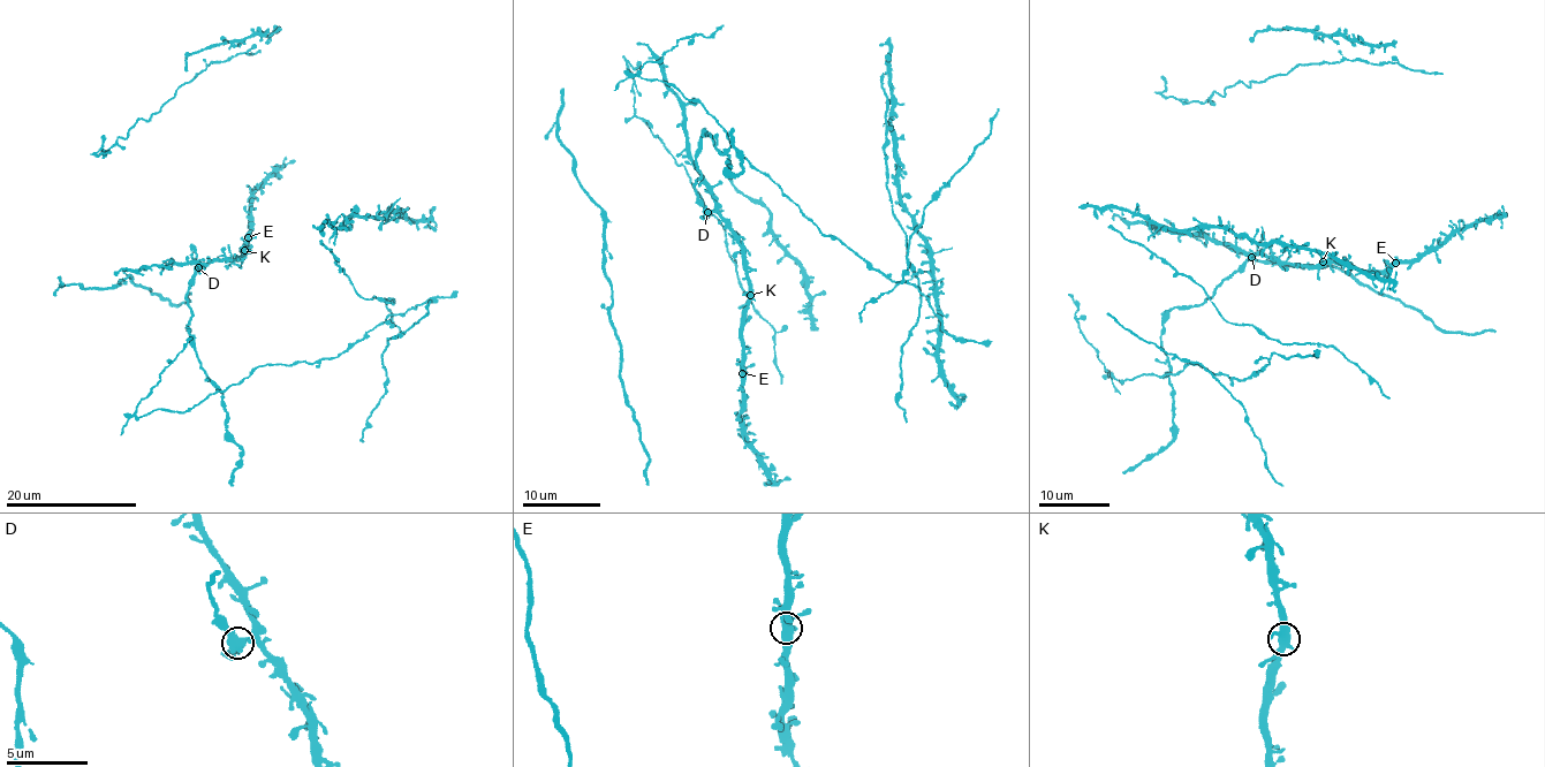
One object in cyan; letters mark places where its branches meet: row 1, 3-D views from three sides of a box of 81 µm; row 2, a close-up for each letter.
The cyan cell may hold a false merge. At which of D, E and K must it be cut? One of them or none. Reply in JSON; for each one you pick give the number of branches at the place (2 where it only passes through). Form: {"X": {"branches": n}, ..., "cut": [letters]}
{"D": {"branches": 3}, "cut": ["D"]}

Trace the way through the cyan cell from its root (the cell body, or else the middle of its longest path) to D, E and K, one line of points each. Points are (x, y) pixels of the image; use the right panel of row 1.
D: (1199, 305), (1251, 257)
E: (1199, 305), (1258, 252), (1274, 256), (1284, 263), (1335, 264), (1363, 271), (1386, 271), (1395, 263)
K: (1199, 305), (1258, 252), (1274, 256), (1284, 263), (1319, 265), (1323, 262)

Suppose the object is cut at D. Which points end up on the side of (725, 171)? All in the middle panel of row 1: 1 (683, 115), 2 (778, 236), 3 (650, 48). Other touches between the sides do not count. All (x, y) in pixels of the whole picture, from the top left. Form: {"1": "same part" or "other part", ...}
{"1": "other part", "2": "other part", "3": "other part"}

